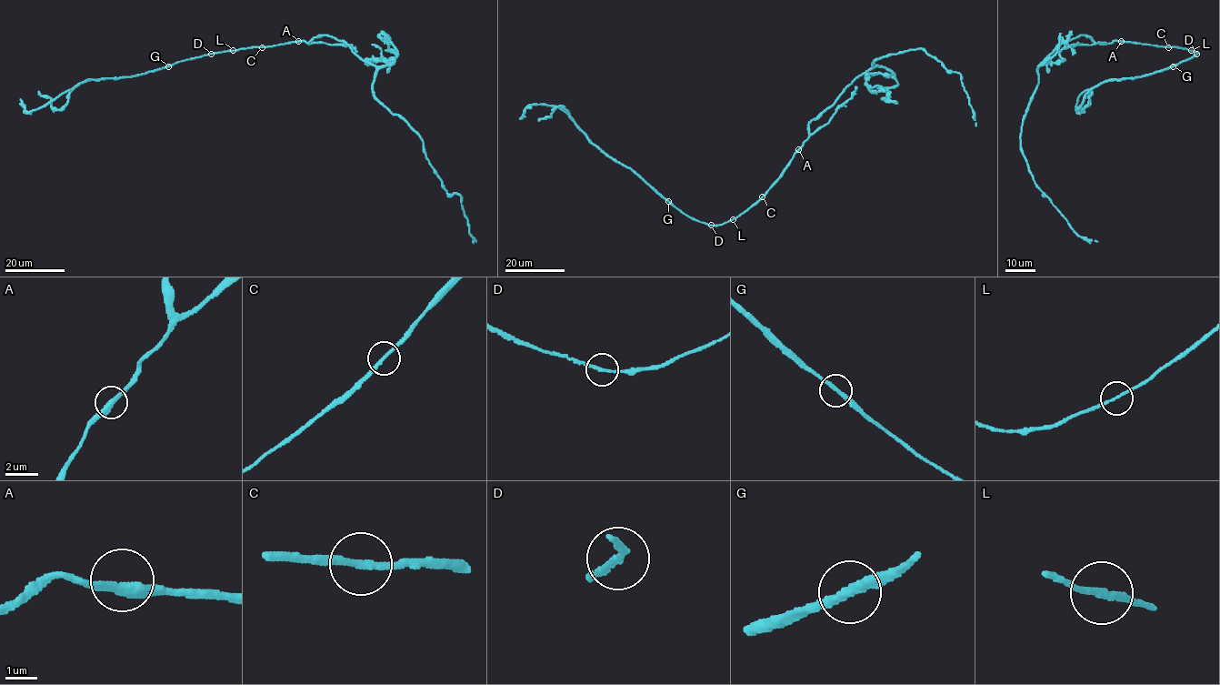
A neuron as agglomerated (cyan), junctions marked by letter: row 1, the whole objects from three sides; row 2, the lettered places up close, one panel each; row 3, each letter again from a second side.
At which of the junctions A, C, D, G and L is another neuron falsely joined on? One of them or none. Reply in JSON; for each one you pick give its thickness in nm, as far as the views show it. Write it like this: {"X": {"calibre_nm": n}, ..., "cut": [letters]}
{"cut": []}

